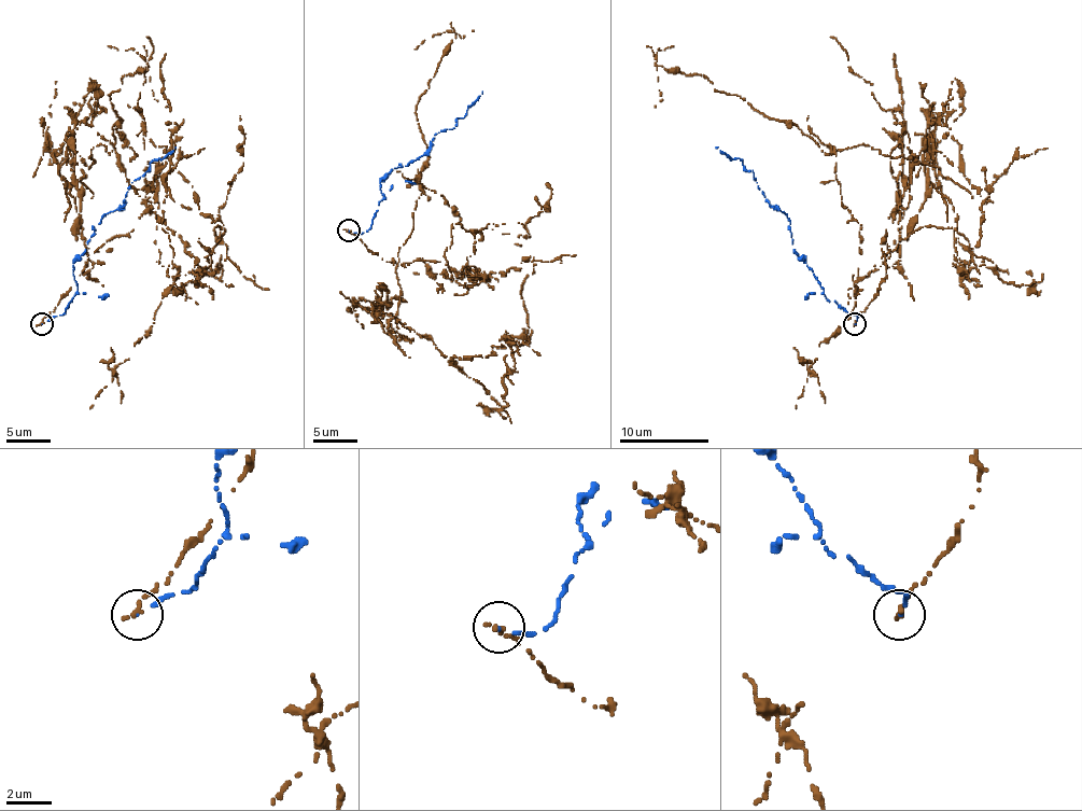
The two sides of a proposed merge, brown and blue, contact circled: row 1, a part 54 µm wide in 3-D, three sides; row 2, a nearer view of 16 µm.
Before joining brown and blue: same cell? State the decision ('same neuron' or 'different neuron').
different neuron

